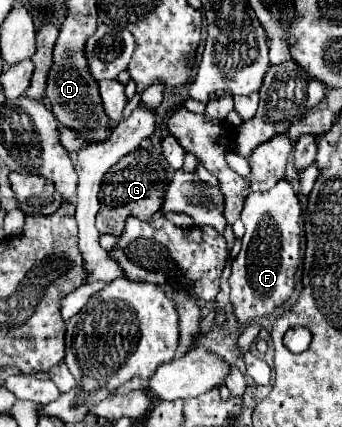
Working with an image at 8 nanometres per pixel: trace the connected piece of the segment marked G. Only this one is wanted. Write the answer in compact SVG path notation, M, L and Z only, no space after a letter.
M138 148L126 154L118 164L114 164L106 172L100 188L100 212L96 216L96 228L100 230L100 234L120 236L124 232L124 224L128 216L136 216L144 222L150 220L160 210L162 194L166 190L164 178L166 178L166 170L162 160L152 156L152 152L146 148Z

